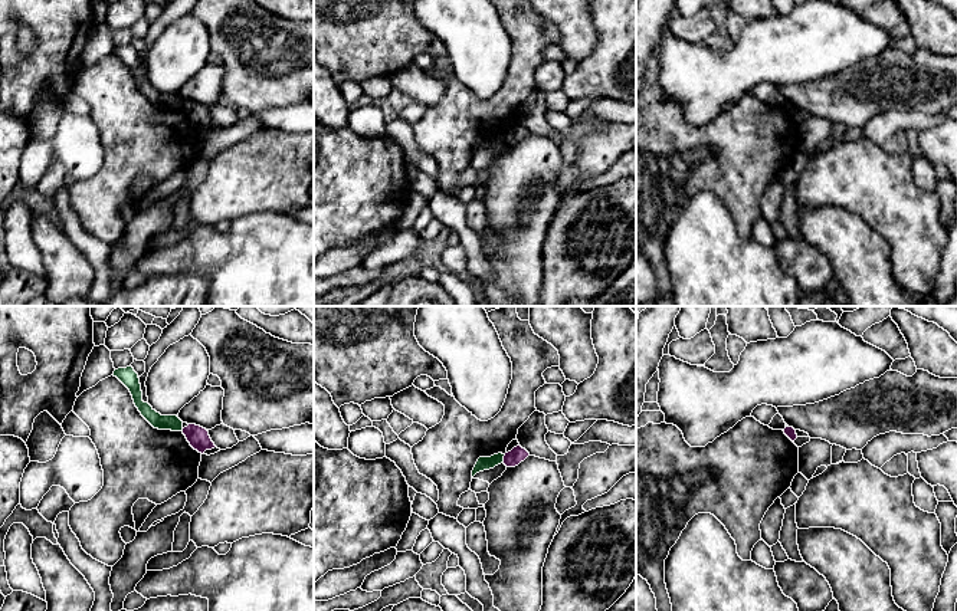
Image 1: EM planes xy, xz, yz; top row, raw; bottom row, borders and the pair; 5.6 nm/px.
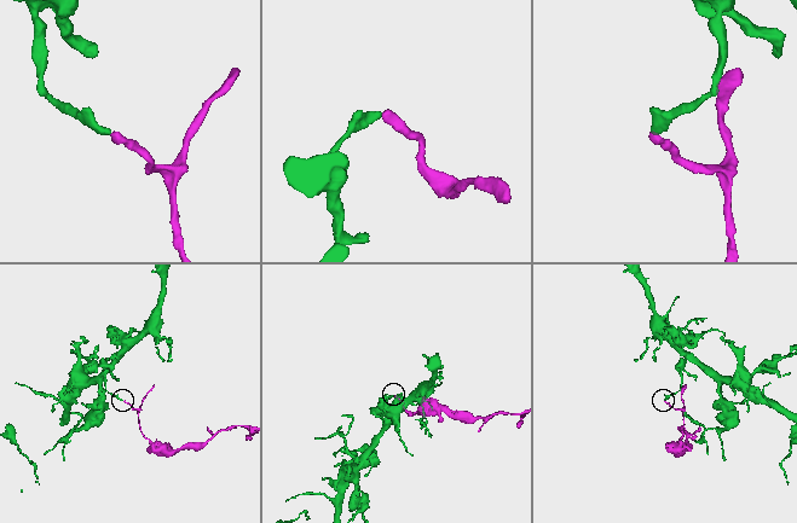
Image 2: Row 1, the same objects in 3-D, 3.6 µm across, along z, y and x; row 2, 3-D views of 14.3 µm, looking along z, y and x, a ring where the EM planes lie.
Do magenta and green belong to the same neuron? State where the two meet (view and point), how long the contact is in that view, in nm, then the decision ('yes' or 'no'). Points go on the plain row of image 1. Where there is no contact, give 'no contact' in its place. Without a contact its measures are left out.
xz (504, 137) | 50 nm | no

